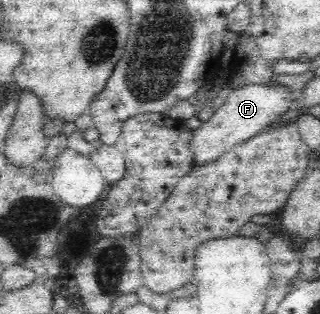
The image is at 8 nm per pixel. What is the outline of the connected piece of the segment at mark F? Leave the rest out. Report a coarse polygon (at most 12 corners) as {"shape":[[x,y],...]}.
{"shape":[[248,85],[189,131],[192,169],[285,112],[287,89]]}

